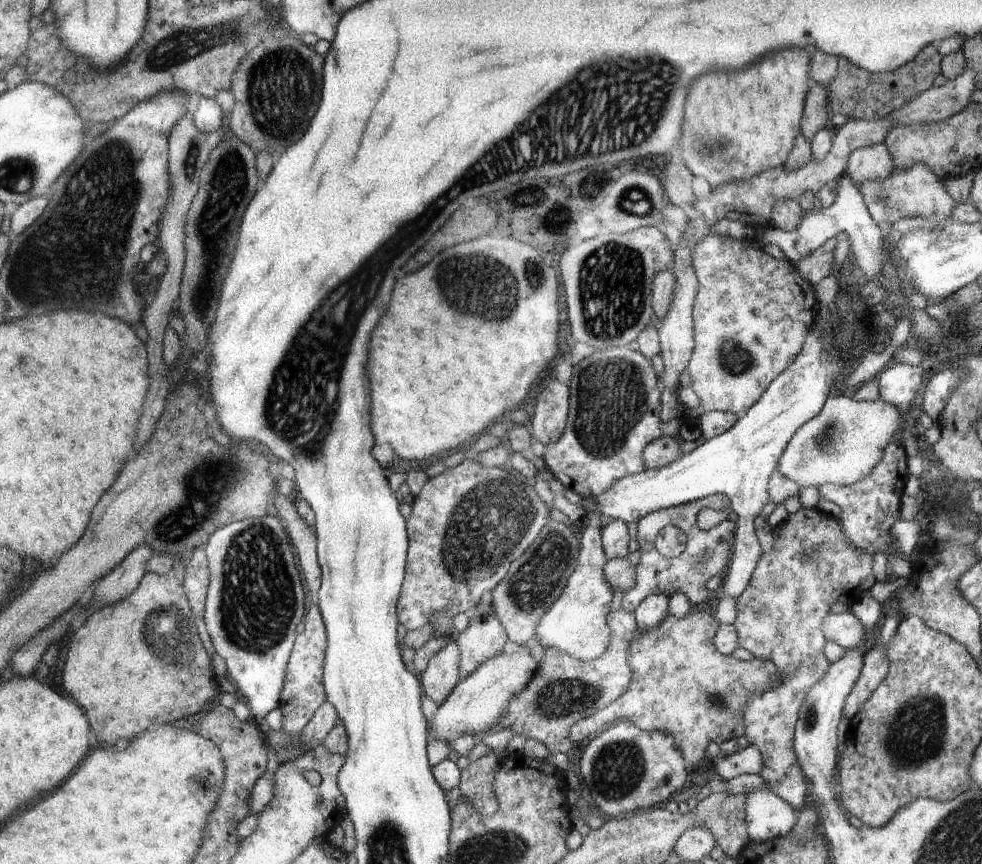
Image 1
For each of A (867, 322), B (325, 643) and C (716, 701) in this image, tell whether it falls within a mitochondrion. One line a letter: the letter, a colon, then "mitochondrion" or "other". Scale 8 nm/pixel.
A: other
B: other
C: mitochondrion

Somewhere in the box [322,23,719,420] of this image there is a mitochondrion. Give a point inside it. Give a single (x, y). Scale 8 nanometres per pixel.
(612, 299)

